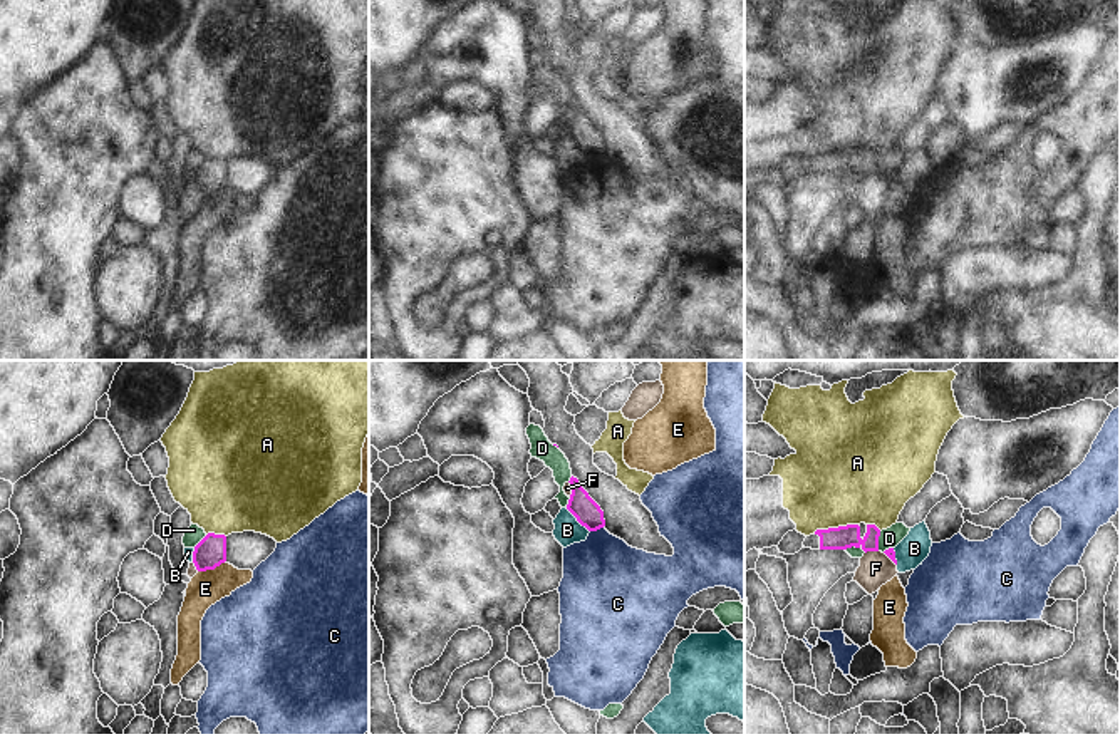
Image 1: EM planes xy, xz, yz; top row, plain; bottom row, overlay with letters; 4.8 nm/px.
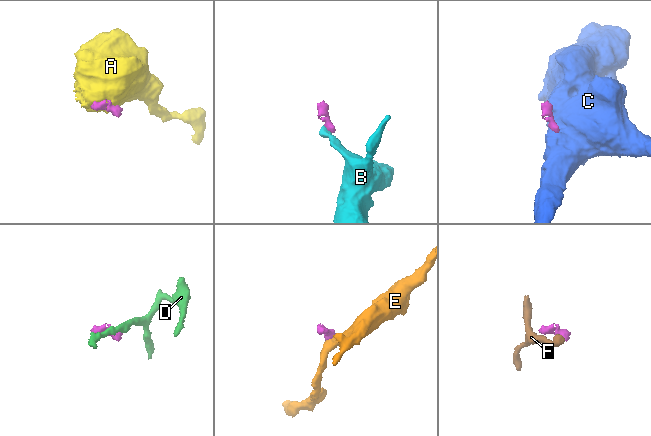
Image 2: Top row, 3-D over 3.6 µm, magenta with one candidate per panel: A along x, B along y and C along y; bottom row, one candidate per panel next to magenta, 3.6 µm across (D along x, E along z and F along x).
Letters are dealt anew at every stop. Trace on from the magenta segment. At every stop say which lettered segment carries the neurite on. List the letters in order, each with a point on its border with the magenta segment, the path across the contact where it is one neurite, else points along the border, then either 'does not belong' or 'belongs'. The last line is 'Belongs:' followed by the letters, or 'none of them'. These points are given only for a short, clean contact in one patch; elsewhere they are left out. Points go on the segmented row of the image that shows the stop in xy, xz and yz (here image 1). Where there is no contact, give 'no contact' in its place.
A: contact yz (835, 528); border yz (857, 523), (817, 528), (814, 532); does not belong
B: contact xz (577, 520); border xz (565, 508), (589, 532); does not belong
C: contact xz (596, 530); border xz (602, 527), (591, 532); does not belong
D: contact yz (877, 542); does not belong
E: contact xy (212, 568); border xy (225, 560), (213, 568), (198, 572); does not belong
F: contact yz (871, 550); border yz (877, 550), (865, 553); does not belong
Belongs: none of them

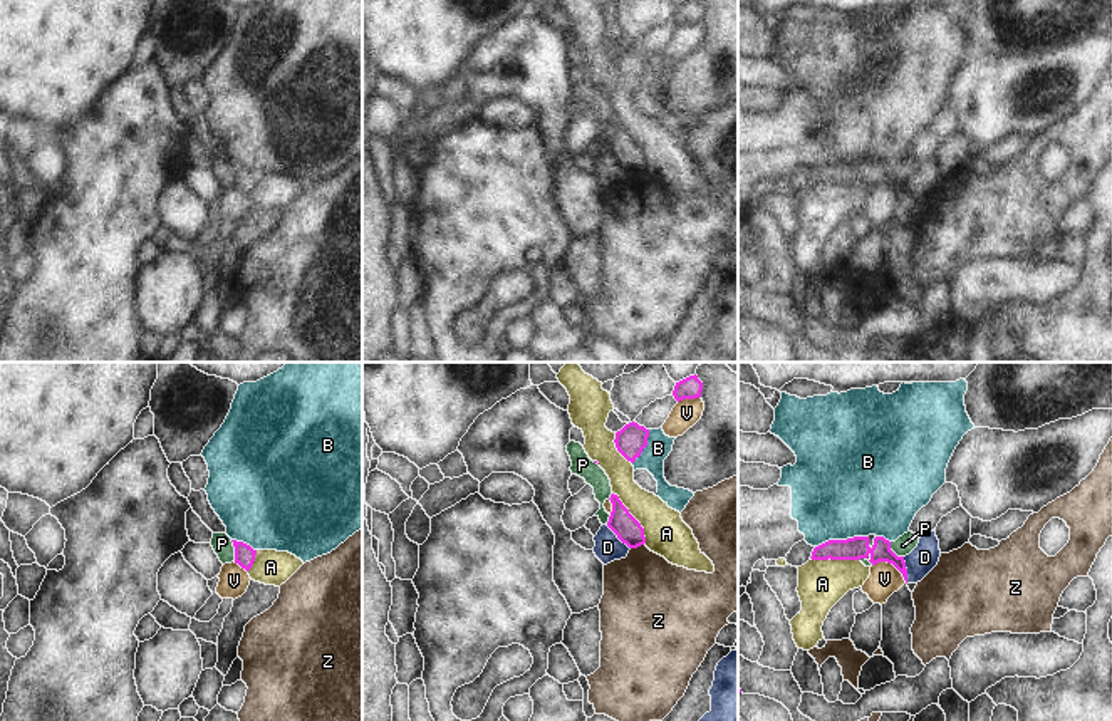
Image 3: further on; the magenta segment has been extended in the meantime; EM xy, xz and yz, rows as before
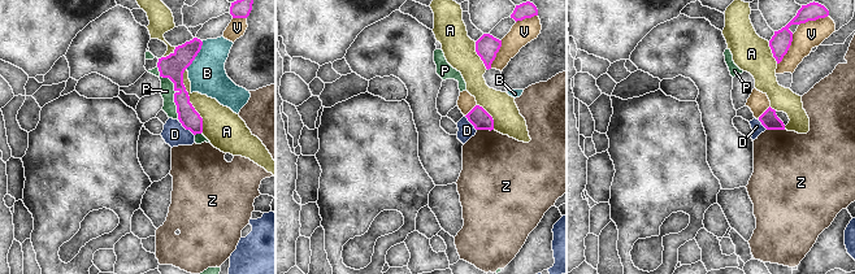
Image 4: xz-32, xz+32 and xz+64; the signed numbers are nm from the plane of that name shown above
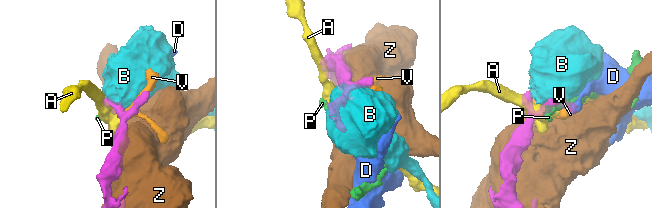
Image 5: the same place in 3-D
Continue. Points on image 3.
A: contact xz (634, 518); does not belong
B: contact yz (841, 540); border yz (867, 535), (829, 539), (815, 547); does not belong
D: contact yz (906, 570); border yz (903, 557), (908, 582); does not belong
P: contact xy (235, 550); does not belong
V: contact yz (891, 562); does not belong
Z: contact xz (636, 547); does not belong
Belongs: none of them

